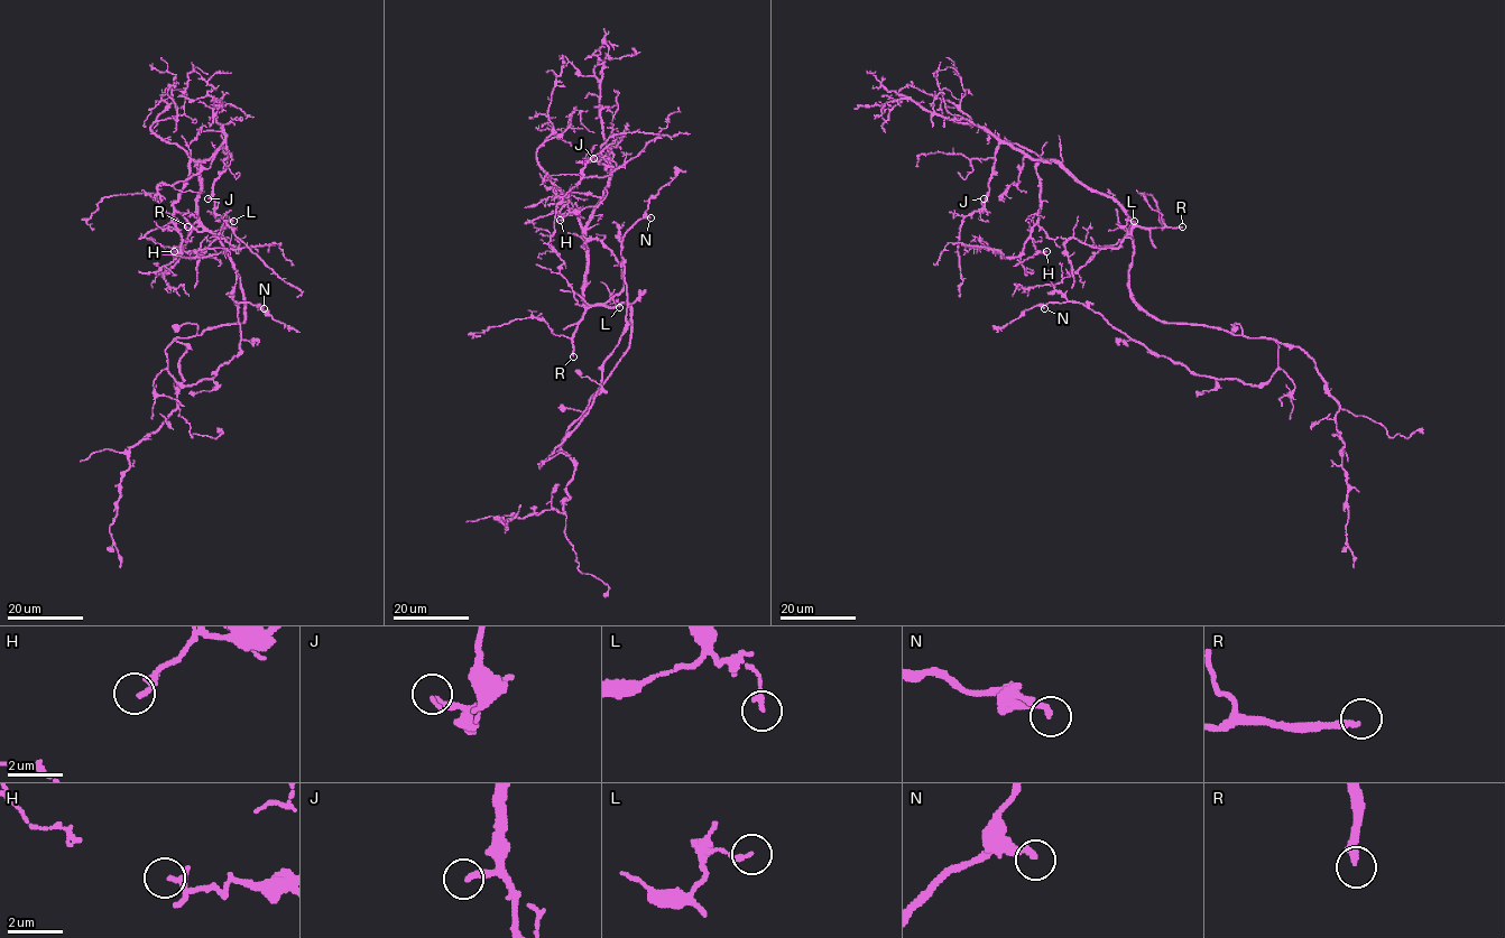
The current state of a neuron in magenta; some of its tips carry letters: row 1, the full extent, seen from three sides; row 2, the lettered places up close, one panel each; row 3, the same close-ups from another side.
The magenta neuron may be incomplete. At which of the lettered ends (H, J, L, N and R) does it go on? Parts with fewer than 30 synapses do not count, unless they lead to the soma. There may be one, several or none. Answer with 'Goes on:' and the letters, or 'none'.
Goes on: J, R

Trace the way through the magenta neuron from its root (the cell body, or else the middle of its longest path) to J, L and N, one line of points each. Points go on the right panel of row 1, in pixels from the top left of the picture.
J: (1172, 323), (1150, 316), (1133, 296), (1132, 221), (1111, 198), (1058, 164), (1002, 142), (984, 198)
L: (1172, 323), (1150, 316), (1130, 291), (1128, 269), (1134, 243), (1125, 225), (1128, 220), (1134, 221)
N: (1172, 323), (1272, 339), (1279, 345), (1277, 370), (1258, 386), (1192, 374), (1081, 304), (1049, 303), (1044, 308)

